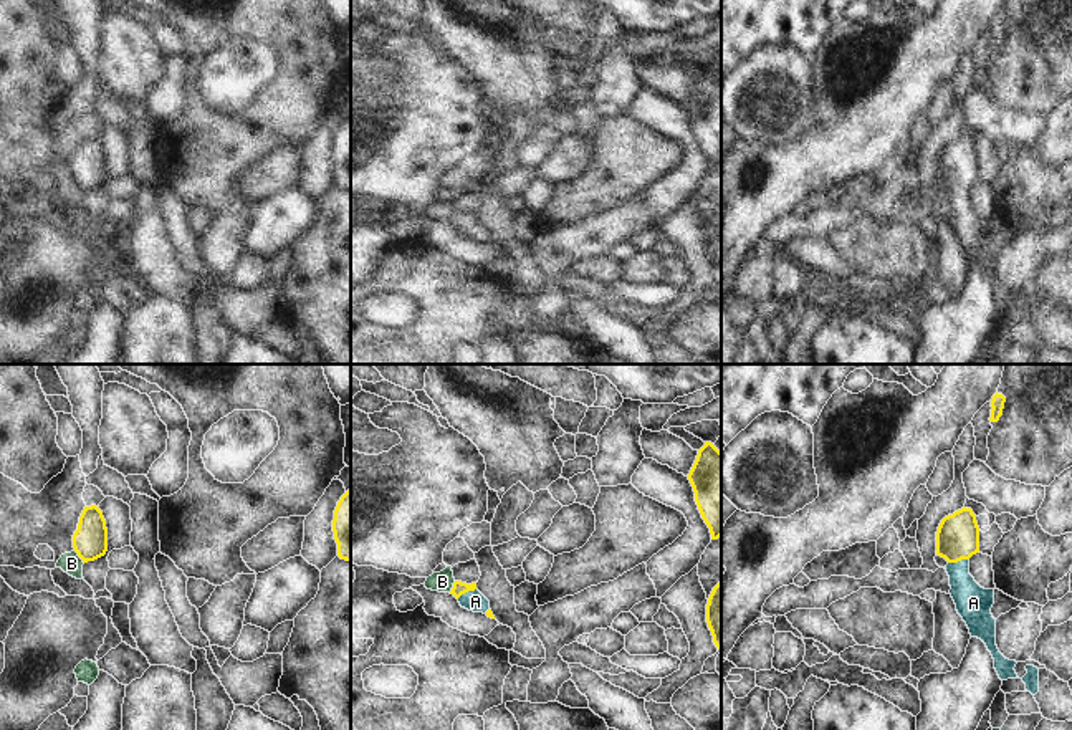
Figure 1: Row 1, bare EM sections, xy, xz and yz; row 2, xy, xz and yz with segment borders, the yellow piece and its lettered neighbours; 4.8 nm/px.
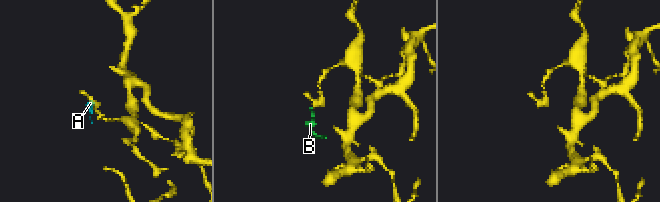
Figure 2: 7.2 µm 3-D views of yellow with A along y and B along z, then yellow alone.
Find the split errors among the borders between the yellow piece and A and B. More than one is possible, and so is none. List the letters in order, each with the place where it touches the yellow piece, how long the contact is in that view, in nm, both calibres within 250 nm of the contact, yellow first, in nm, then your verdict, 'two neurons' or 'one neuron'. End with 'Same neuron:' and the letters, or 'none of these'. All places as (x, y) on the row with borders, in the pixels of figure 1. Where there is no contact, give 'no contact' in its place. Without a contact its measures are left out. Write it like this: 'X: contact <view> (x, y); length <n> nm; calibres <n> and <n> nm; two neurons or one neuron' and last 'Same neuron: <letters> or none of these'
A: contact yz (958, 560); length 110 nm; calibres 200 and 180 nm; one neuron
B: contact xy (78, 555); length 80 nm; calibres 170 and 100 nm; two neurons
Same neuron: A

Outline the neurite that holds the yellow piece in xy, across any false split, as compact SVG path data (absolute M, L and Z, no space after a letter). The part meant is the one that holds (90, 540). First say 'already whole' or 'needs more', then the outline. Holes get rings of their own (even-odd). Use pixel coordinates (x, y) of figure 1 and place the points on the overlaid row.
already whole; M84 507L78 530L73 535L73 548L83 563L94 561L108 551L108 528L99 507Z

